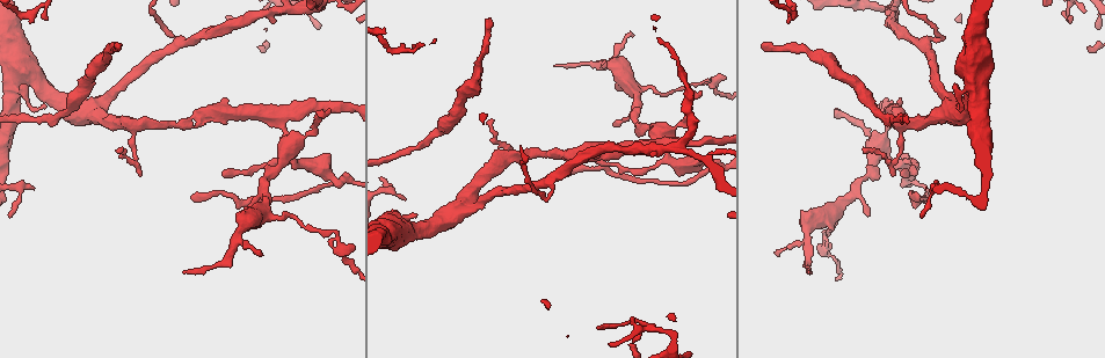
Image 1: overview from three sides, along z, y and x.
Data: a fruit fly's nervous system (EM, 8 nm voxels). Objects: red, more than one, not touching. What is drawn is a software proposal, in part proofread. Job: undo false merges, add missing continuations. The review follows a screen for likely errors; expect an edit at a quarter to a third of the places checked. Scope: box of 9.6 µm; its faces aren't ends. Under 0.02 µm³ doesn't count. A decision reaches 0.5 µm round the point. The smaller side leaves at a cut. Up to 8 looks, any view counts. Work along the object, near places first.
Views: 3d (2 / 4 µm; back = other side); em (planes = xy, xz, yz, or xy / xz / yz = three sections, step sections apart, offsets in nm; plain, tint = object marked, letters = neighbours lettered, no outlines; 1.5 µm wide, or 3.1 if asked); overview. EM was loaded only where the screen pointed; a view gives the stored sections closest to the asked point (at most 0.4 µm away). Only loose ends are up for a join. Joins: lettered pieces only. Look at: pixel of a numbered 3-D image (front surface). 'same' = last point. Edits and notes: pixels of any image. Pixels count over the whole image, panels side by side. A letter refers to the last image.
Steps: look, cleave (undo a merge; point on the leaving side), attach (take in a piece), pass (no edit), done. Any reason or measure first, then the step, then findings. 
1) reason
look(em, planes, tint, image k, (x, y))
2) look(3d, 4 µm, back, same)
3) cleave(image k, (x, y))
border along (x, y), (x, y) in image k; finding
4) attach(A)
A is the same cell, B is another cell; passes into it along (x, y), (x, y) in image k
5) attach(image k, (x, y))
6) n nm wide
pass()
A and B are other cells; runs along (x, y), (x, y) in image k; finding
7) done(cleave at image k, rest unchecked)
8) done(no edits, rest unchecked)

arms part here
look(em, planes, letters, image 1, (902, 125))

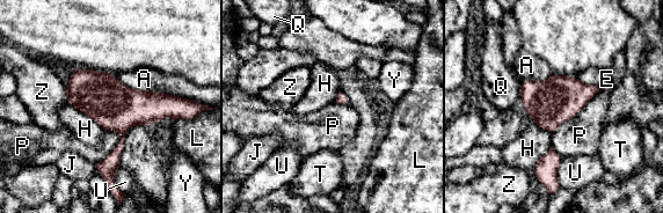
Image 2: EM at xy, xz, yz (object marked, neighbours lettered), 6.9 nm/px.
320 nm wide
pass()
A, E, H, J, L, P, Q, T, U, Y and Z are other cells; border along (599, 90), (552, 134) in image 2; all the same neuron

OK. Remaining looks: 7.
sudden change in width
look(em, planes, letters, image 1, (614, 66))

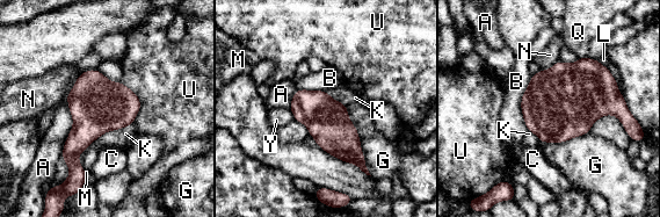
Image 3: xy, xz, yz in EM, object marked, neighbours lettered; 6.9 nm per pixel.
260 nm wide; A touches over 550 nm
pass()
A, B, C, G, K, L, M, N, Q, U and Y are other cells; all the same neuron

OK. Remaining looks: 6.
branch stops here
look(3d, 4 µm, image 1, (486, 20))

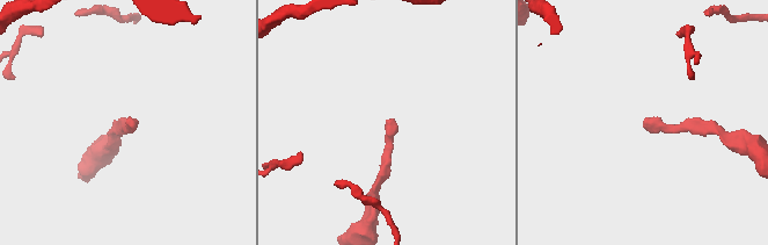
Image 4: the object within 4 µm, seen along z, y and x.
look(em, xz, step 8, letters, image 4, (645, 119))

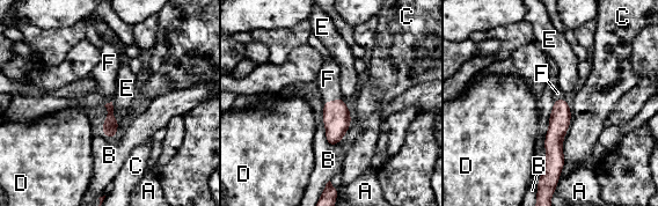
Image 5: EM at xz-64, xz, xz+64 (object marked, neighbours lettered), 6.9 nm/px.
look(em, planes, letters, same)

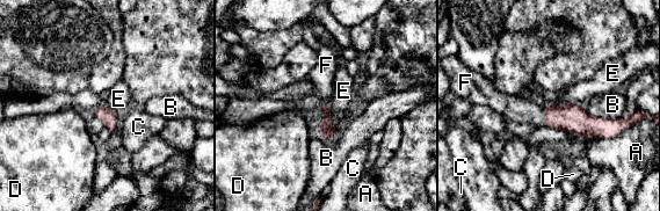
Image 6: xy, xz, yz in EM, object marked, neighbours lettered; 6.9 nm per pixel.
B touches over 280 nm
attach(F)
F is the same cell, A, B, C, D and E are other cells; passes into it along (571, 117), (545, 116), (516, 109) in image 6; the neuron continues

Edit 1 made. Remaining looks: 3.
done(attach at image 6, rest unchecked)

